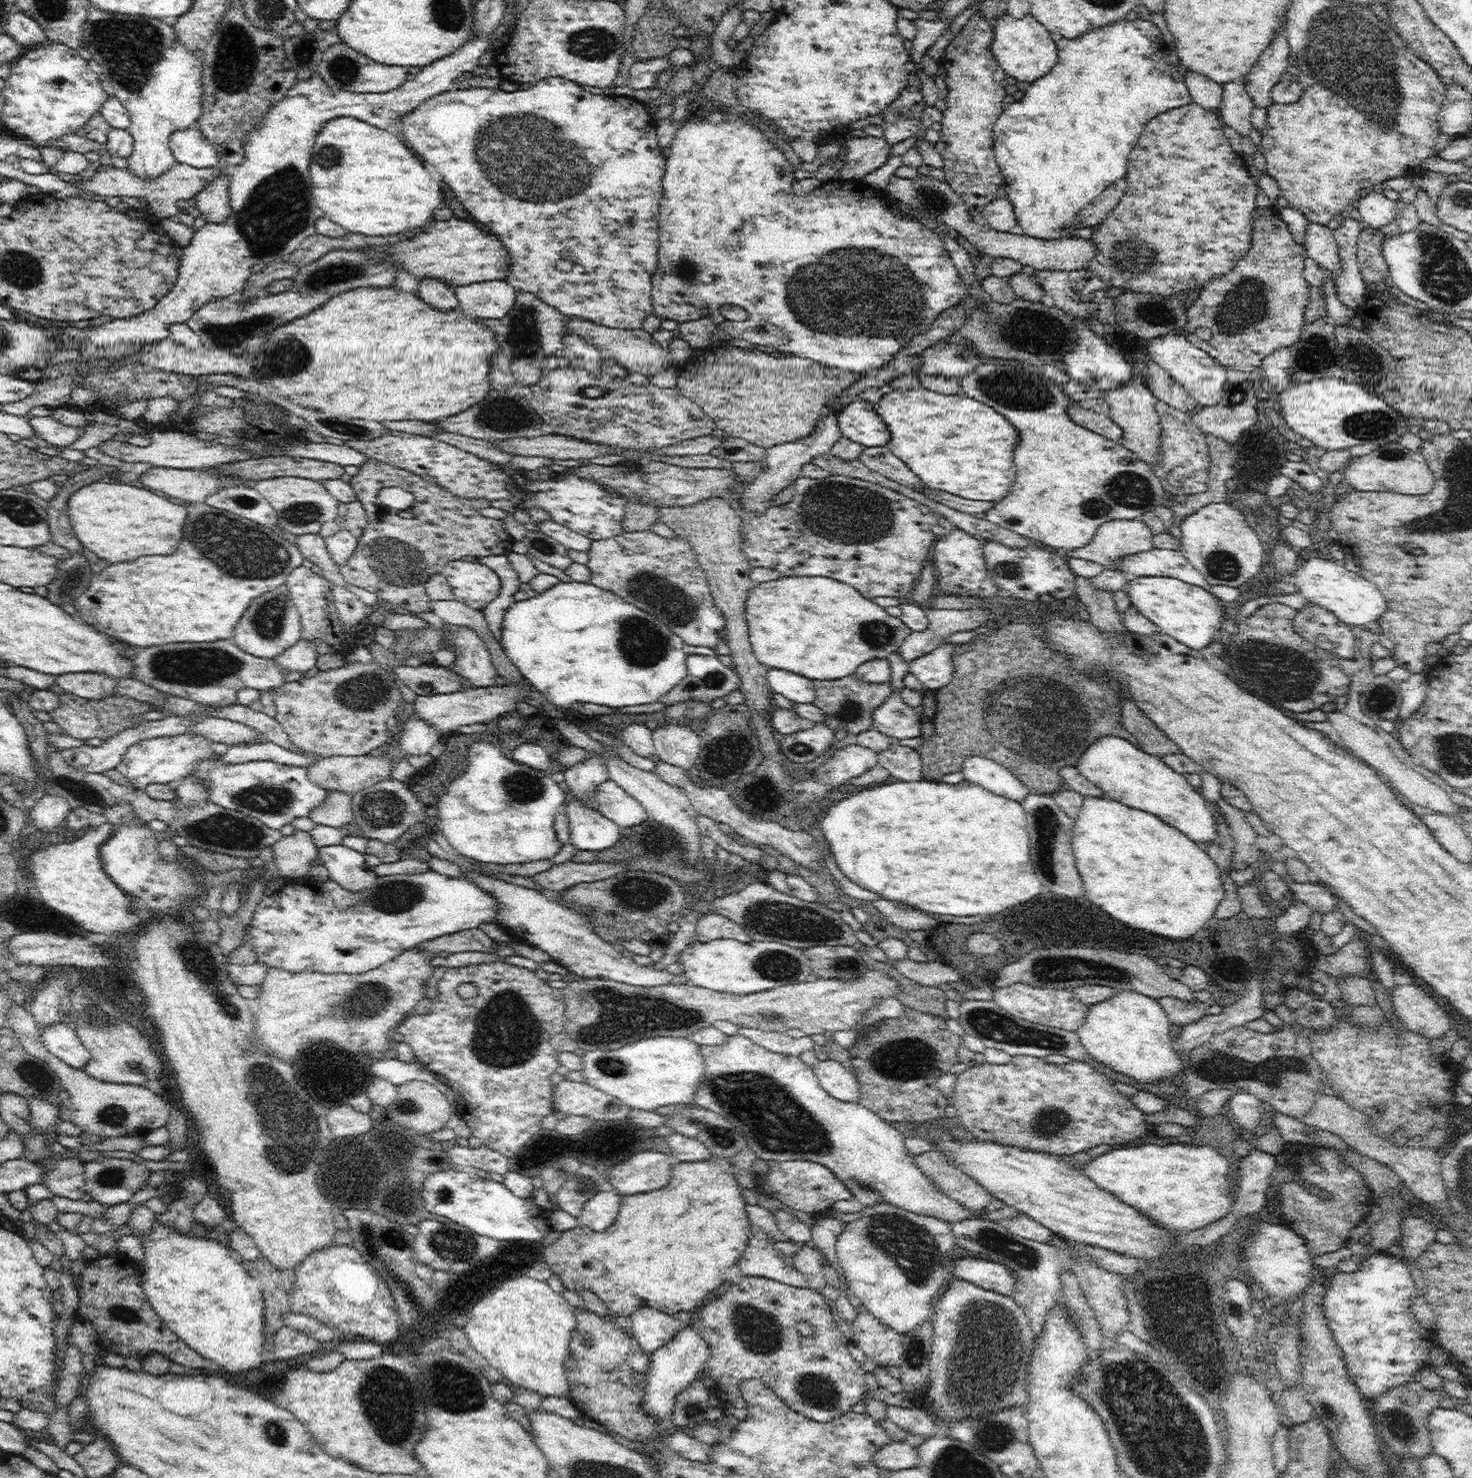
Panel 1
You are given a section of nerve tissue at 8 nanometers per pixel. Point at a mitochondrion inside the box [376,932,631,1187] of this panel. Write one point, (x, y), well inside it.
(506, 1033)

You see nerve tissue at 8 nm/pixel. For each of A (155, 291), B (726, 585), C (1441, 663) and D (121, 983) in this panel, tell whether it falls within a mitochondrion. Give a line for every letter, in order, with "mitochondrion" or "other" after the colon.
A: other
B: other
C: other
D: other

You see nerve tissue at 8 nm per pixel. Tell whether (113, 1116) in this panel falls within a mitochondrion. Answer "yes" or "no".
yes

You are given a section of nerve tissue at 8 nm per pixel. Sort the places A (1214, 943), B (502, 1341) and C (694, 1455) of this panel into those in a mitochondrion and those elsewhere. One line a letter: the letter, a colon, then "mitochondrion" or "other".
A: other
B: other
C: other

